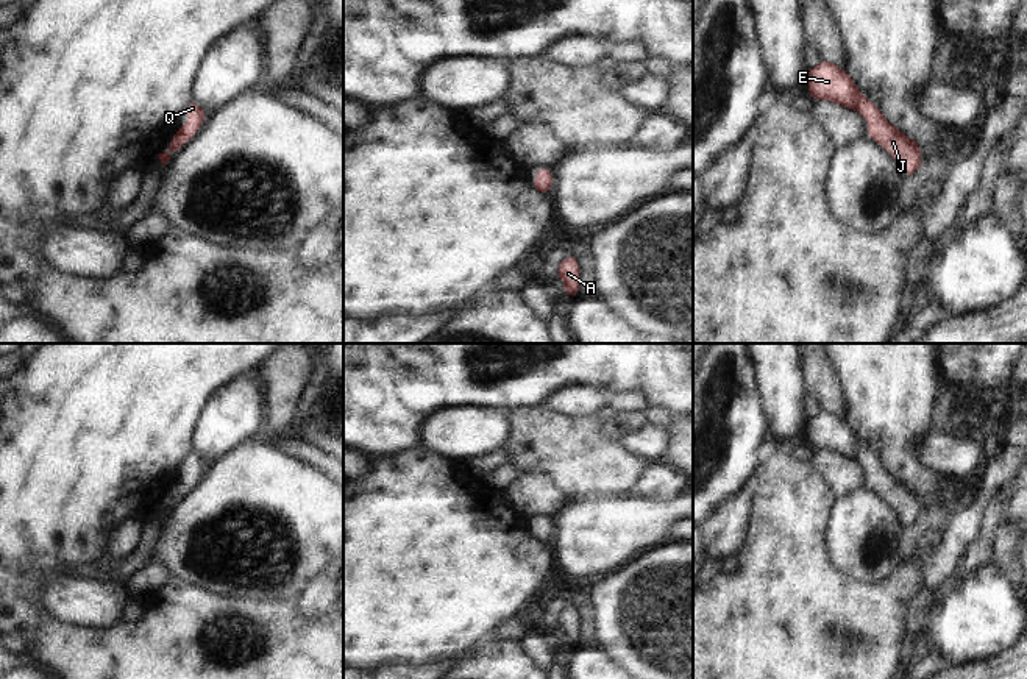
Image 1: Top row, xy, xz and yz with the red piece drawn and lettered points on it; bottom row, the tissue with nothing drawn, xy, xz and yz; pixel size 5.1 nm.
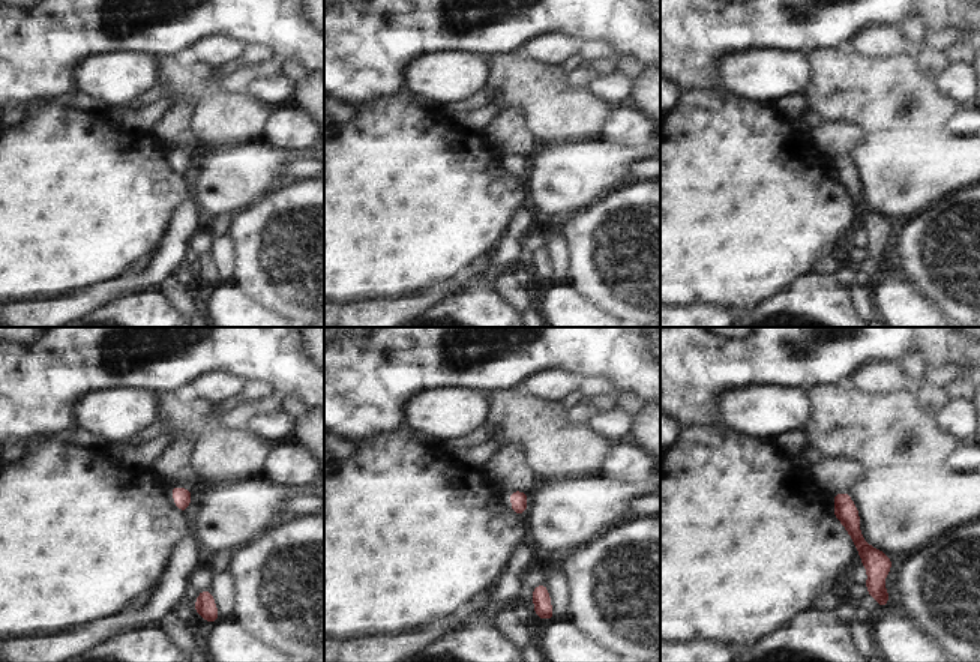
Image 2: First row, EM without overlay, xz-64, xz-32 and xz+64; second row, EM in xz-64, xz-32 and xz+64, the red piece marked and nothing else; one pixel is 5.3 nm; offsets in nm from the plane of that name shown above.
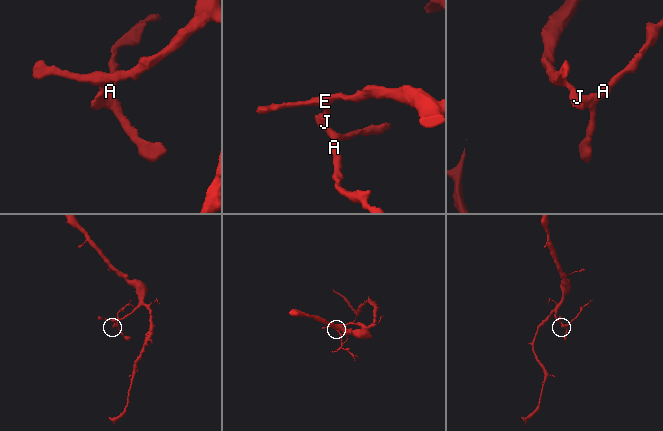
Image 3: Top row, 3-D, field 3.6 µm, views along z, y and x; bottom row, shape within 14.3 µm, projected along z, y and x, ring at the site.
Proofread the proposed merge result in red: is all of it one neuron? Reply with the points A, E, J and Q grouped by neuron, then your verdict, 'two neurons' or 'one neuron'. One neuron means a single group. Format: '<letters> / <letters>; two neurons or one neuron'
A E J Q; one neuron

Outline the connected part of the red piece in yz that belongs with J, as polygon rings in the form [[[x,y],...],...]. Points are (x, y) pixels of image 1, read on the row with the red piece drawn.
[[[821,59],[816,67],[807,72],[805,78],[812,100],[829,100],[858,111],[869,123],[865,136],[887,148],[907,176],[918,172],[922,164],[918,144],[894,128],[879,111],[877,105],[862,95],[846,70]]]

